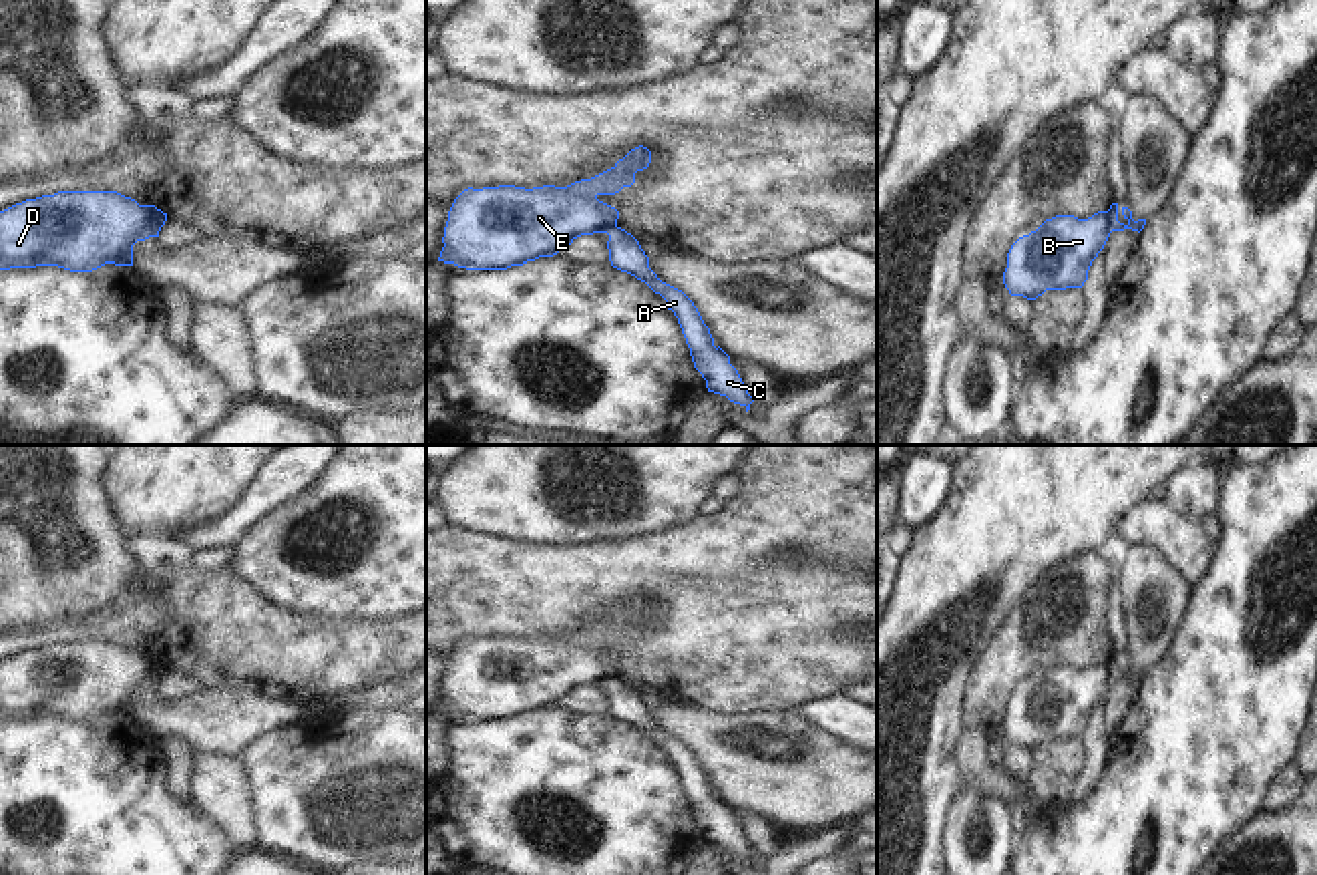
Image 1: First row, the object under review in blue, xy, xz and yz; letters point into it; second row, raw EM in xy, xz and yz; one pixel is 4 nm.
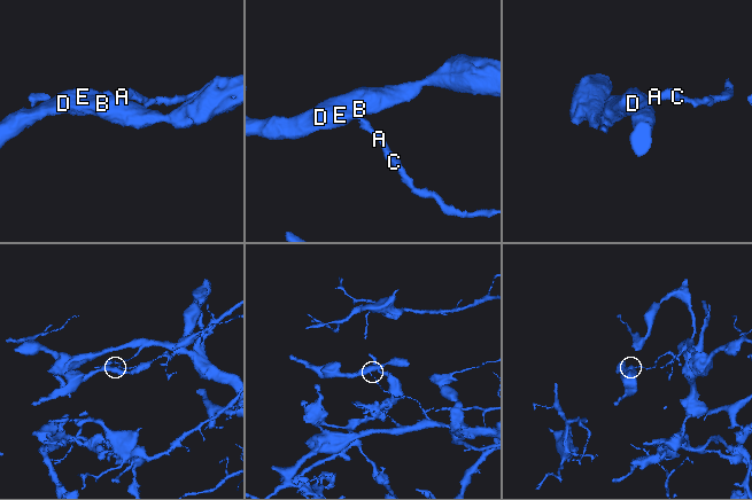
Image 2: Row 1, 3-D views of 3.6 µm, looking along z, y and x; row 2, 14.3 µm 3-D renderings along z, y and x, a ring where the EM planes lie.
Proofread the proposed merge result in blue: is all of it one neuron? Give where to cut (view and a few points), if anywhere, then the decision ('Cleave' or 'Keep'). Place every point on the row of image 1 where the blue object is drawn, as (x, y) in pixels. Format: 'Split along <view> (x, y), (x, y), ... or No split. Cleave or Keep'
Split along xz (616, 224), (604, 226), (598, 232). Cleave.

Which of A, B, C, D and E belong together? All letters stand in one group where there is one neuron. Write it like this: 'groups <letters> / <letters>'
groups A C / B D E

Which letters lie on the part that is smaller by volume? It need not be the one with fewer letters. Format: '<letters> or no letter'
B, D, E

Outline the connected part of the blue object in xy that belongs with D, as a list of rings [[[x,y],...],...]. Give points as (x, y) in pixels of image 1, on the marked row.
[[[58,191],[0,211],[0,270],[133,266],[133,245],[165,225],[151,205],[117,191]]]

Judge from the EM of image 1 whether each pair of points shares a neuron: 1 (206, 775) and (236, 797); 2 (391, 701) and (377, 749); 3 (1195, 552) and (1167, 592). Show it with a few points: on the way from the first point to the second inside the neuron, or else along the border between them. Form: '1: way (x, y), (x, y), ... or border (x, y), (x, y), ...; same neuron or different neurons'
1: way (214, 779), (228, 793); same neuron
2: border (405, 709), (358, 709), (342, 715); different neurons
3: border (1141, 544), (1157, 550), (1191, 588); different neurons

